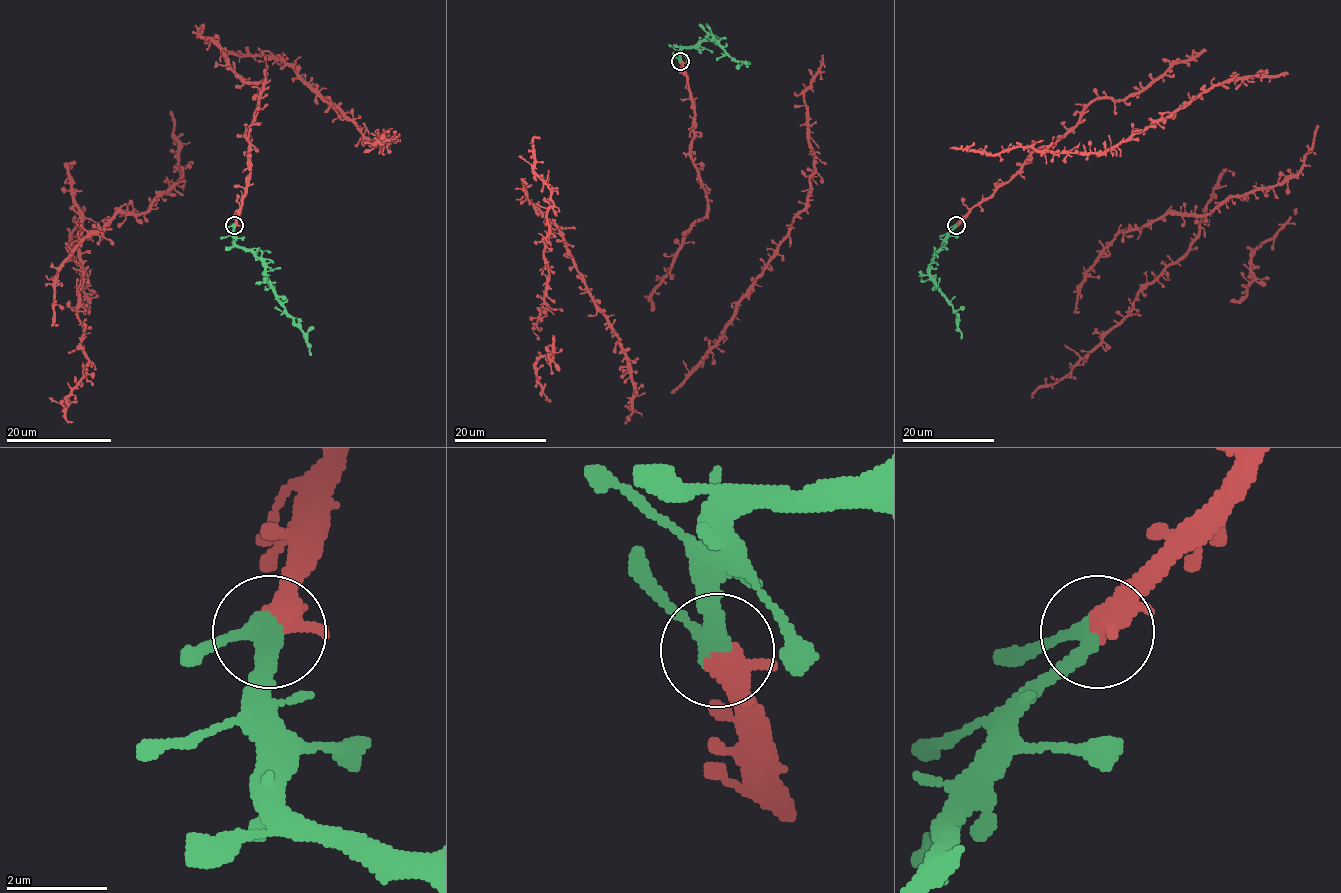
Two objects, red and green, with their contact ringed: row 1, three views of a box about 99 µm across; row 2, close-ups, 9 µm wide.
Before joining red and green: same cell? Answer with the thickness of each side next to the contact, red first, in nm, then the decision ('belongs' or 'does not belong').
calibres 380 and 320 nm; belongs

